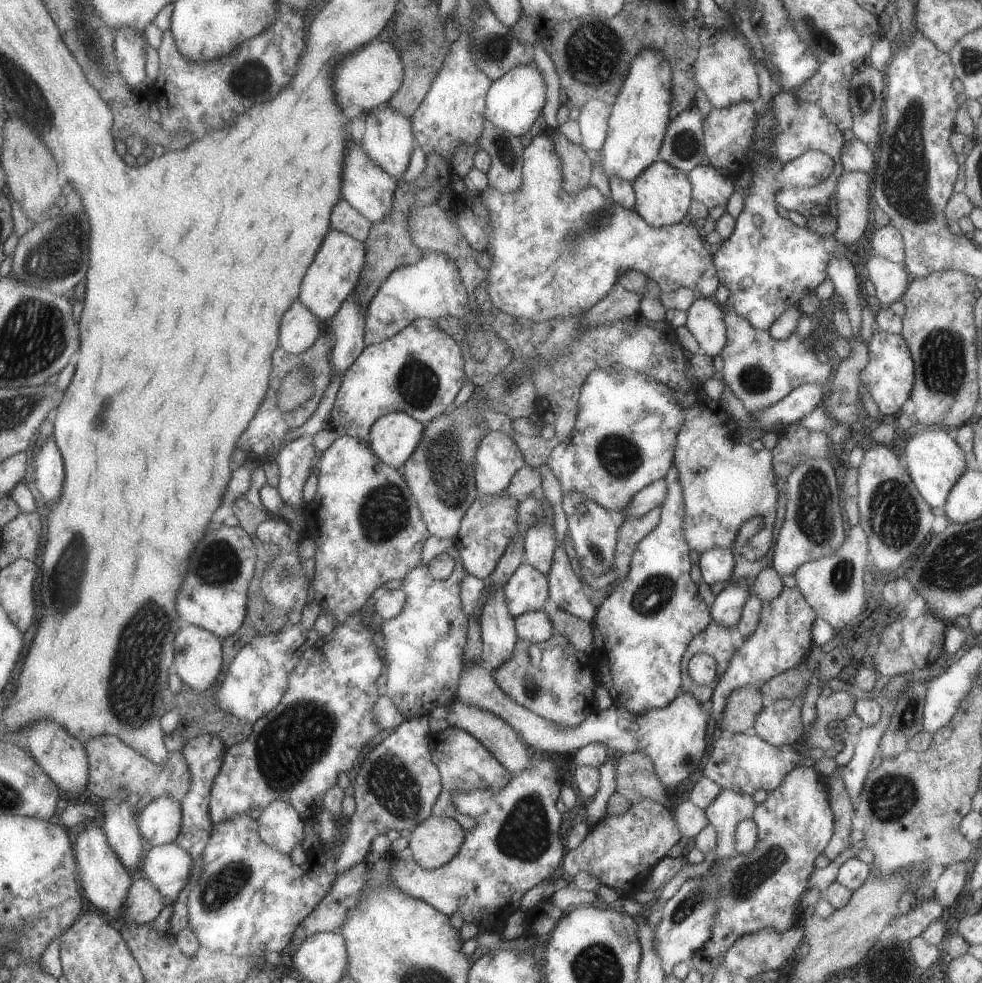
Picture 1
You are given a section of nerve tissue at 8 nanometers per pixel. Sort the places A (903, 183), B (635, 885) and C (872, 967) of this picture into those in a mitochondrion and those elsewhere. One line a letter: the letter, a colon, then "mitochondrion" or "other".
A: mitochondrion
B: other
C: other

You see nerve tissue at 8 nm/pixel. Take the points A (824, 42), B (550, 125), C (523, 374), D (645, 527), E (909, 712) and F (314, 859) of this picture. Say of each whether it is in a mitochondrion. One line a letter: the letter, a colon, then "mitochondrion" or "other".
A: mitochondrion
B: other
C: mitochondrion
D: other
E: mitochondrion
F: other

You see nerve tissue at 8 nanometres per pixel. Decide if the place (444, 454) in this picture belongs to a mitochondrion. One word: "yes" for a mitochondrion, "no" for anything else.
yes

